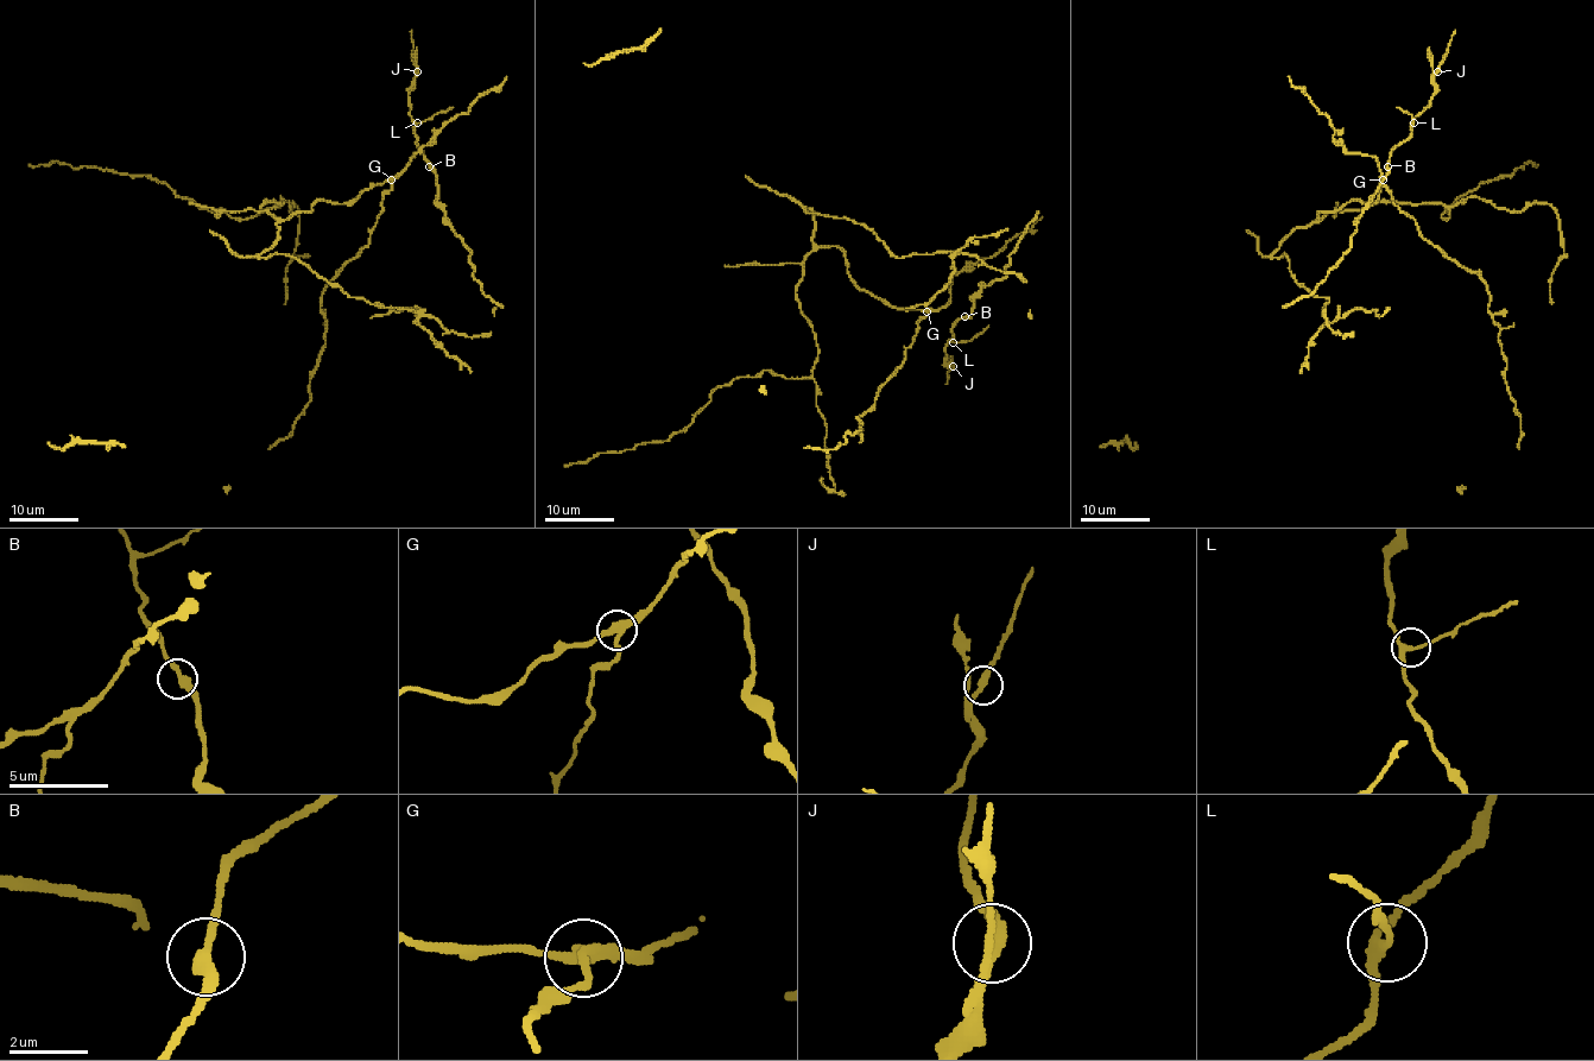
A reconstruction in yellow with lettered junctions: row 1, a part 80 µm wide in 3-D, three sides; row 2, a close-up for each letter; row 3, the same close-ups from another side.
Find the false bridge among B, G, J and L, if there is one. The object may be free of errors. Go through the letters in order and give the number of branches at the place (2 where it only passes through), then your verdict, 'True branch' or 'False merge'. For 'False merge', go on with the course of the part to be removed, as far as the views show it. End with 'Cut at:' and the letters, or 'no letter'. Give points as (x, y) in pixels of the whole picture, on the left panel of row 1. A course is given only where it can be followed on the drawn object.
B: Branches: 2. True branch
G: Branches: 3. False merge. Course of the part to remove: (391, 180), (285, 220), (259, 207), (265, 202), (282, 203), (238, 220), (146, 175), (29, 164)
J: Branches: 3. True branch
L: Branches: 3. True branch
Cut at: G

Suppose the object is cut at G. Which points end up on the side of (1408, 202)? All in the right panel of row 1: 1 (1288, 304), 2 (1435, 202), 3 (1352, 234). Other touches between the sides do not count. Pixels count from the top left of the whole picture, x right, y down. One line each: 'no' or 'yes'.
1: no
2: yes
3: no

